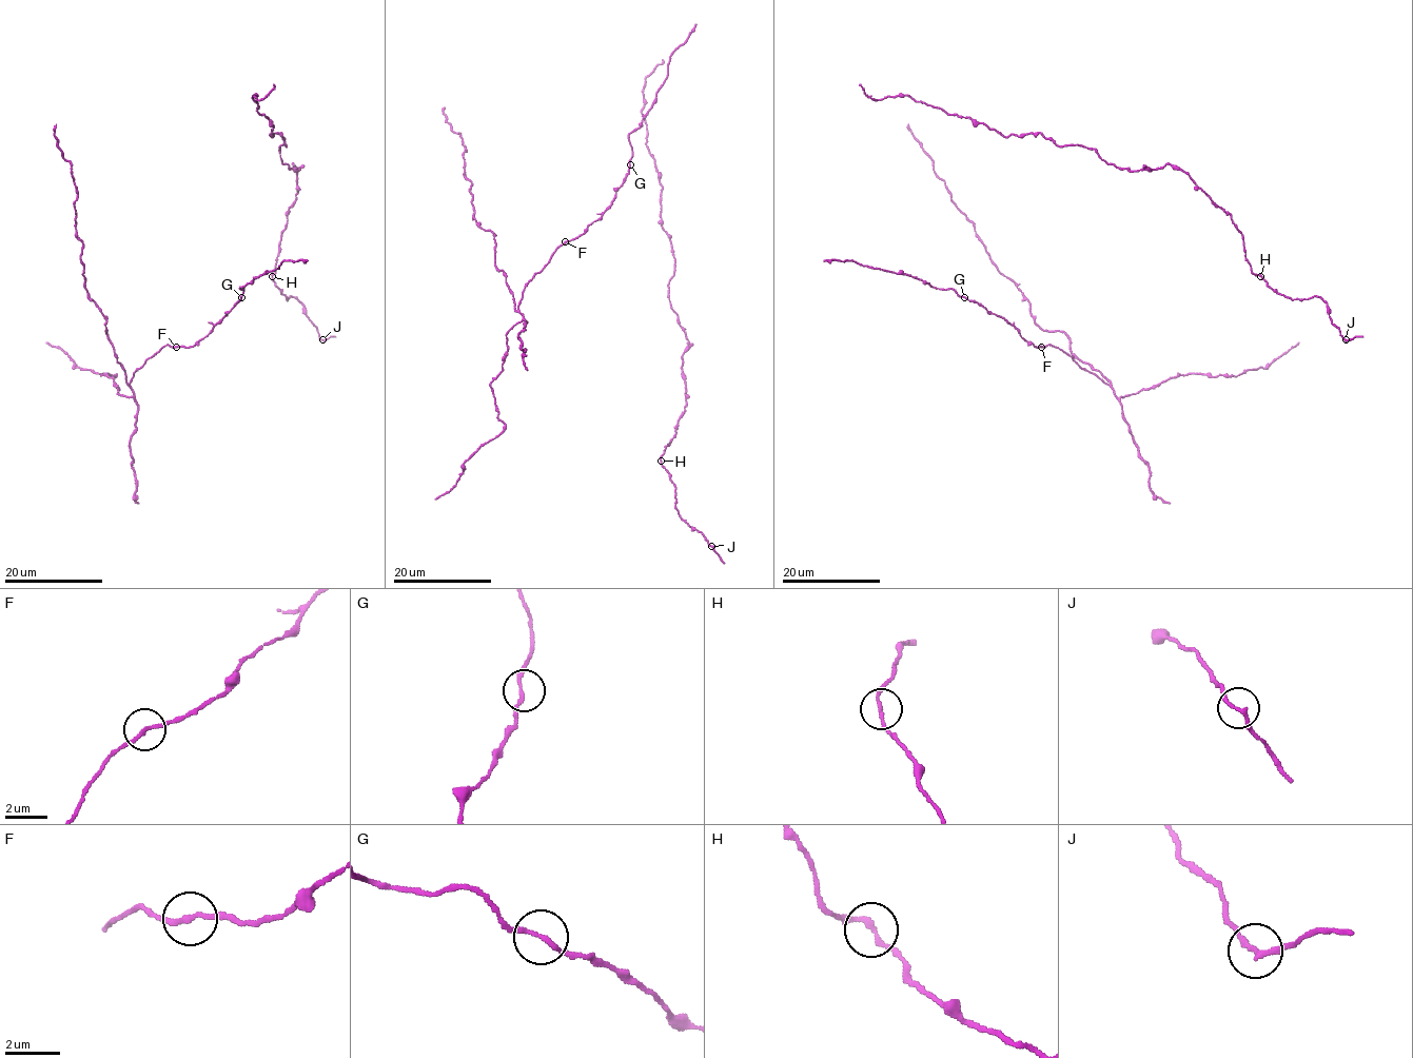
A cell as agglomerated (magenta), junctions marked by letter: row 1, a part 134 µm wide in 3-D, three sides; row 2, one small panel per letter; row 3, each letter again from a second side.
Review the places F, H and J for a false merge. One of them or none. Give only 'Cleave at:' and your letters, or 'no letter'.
Cleave at: no letter

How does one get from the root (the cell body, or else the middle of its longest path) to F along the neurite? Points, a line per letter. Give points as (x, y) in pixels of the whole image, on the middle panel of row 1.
F: (654, 102), (643, 122), (628, 135), (631, 148), (628, 175), (612, 202), (582, 234), (566, 241)

